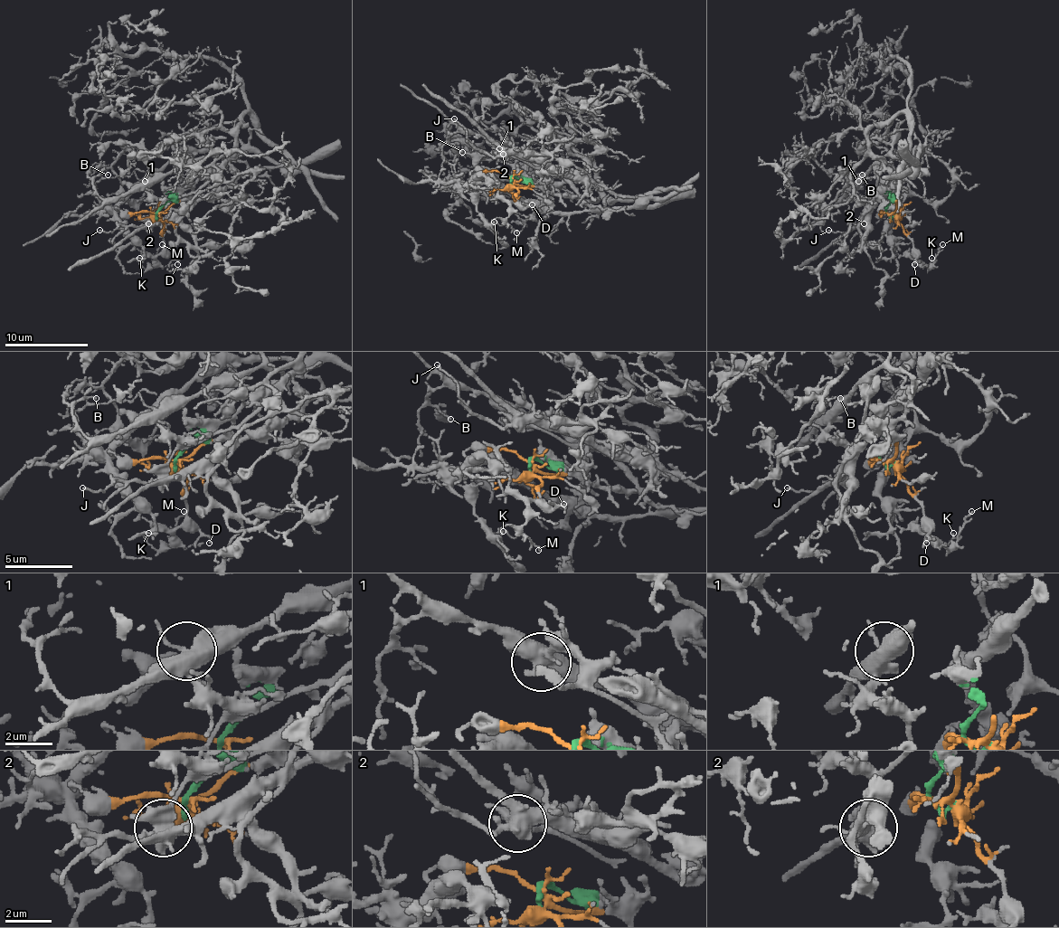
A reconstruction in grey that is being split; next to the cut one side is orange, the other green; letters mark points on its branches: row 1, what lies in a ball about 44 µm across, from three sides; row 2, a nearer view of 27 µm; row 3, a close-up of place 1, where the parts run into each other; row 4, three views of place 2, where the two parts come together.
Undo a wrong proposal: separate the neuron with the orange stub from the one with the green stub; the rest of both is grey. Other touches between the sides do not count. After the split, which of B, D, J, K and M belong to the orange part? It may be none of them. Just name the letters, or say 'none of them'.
D, K, M

